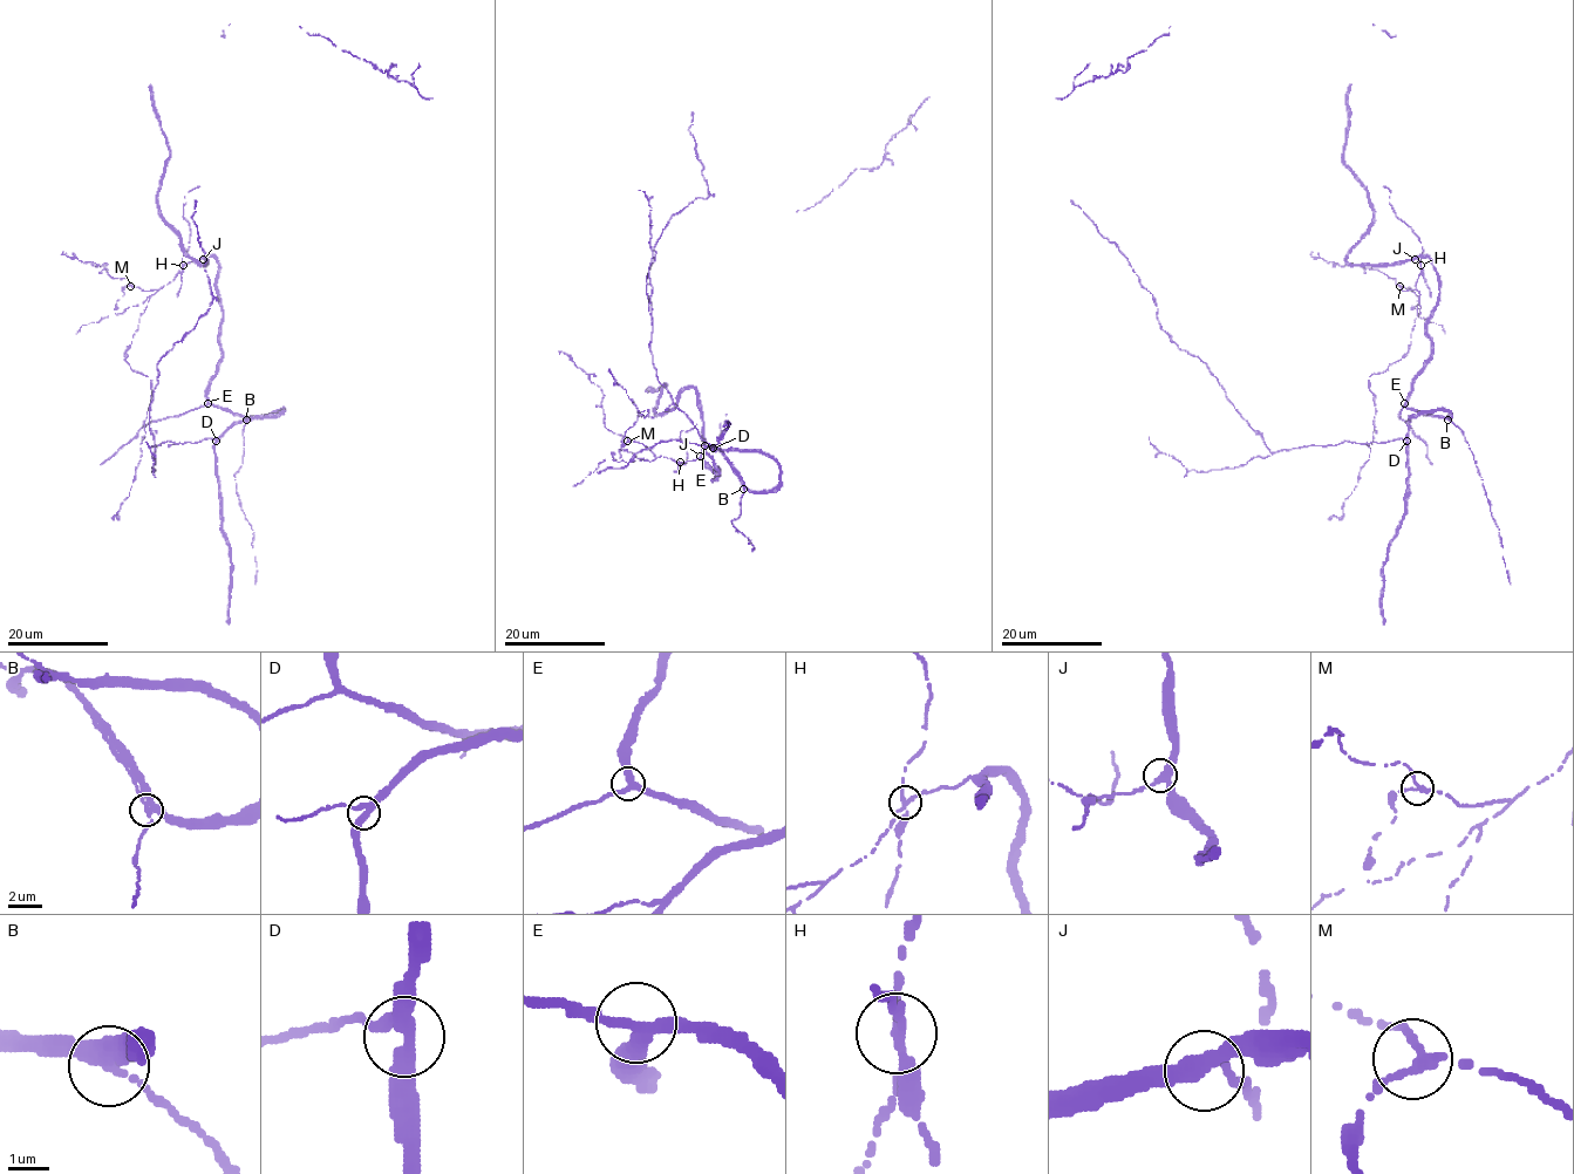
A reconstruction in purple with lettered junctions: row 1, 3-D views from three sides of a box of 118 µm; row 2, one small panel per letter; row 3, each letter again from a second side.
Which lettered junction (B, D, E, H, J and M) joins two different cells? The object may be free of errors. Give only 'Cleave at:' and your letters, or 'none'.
Cleave at: H

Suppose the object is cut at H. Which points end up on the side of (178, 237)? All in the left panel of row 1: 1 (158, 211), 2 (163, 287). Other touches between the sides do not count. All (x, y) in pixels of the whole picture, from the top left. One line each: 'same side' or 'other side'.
1: same side
2: same side

